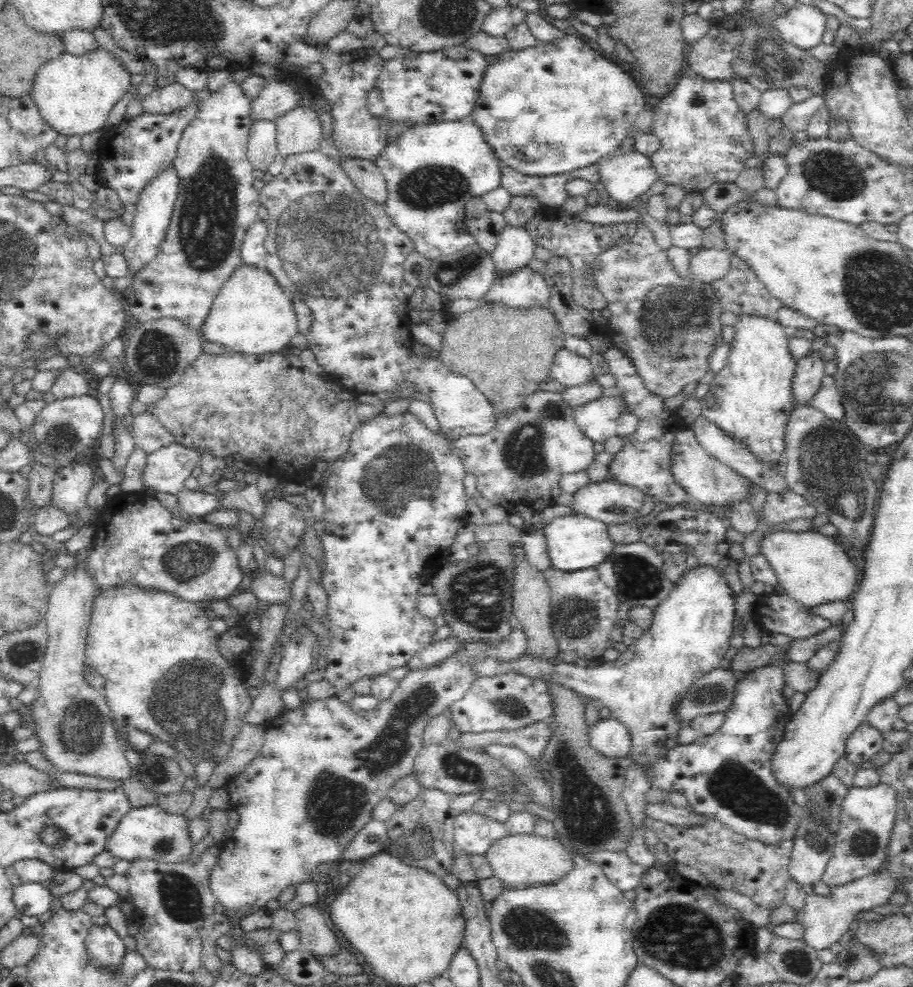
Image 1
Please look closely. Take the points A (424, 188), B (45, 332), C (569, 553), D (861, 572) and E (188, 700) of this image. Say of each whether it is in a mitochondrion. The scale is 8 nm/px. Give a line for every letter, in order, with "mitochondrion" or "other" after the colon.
A: mitochondrion
B: other
C: other
D: other
E: mitochondrion

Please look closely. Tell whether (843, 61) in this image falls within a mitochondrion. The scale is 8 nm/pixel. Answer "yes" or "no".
no

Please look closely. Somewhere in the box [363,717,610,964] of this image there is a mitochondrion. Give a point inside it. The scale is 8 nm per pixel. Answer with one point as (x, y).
(419, 845)

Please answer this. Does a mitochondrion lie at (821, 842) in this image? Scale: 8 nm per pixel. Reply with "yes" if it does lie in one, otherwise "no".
yes

